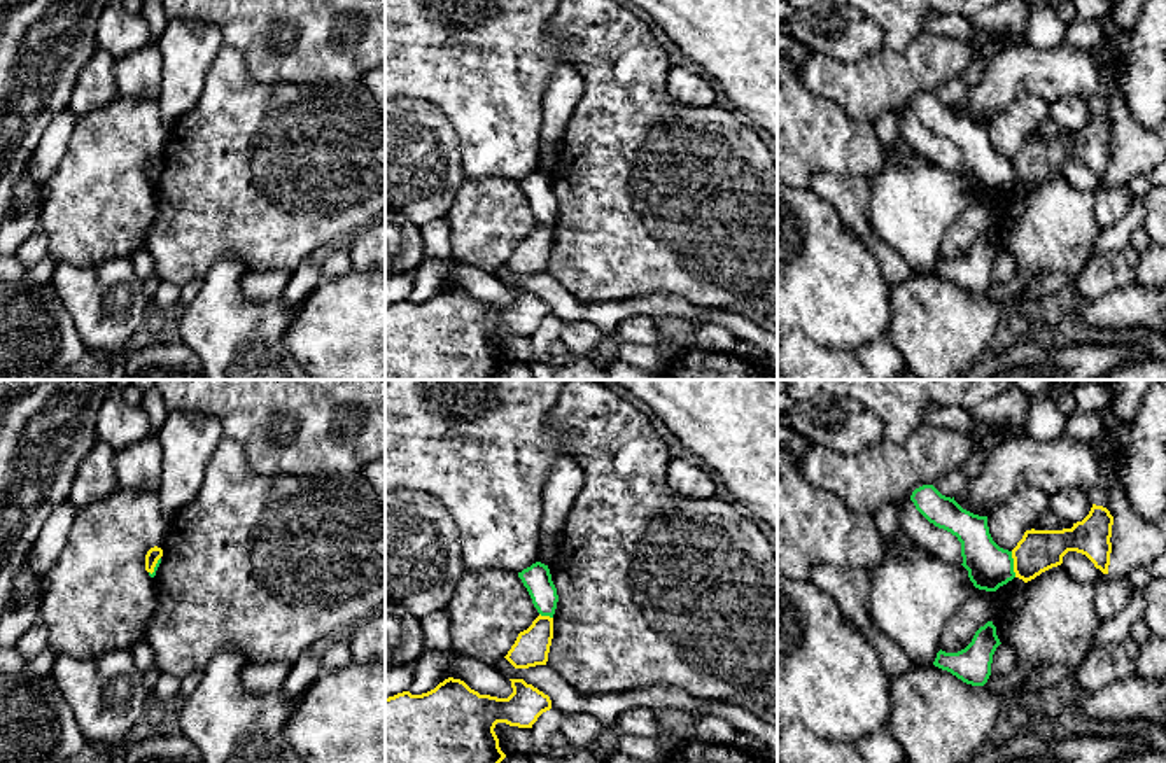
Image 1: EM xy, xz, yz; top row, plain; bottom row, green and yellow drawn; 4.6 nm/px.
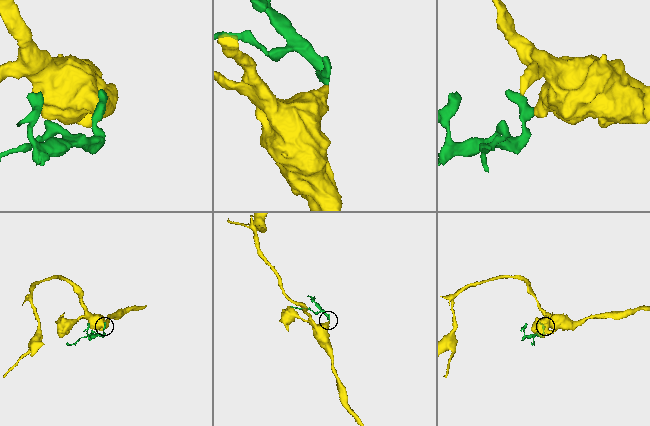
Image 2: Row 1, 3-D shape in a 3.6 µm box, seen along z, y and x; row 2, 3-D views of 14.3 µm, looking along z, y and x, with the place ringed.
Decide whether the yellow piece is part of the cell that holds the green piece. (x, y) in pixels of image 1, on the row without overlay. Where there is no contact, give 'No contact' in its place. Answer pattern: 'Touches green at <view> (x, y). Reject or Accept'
Touches green at yz (1012, 172). Reject

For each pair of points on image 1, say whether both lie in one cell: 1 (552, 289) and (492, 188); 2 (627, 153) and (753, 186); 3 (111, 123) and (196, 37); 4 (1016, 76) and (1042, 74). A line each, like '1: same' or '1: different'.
1: different
2: same
3: different
4: same

